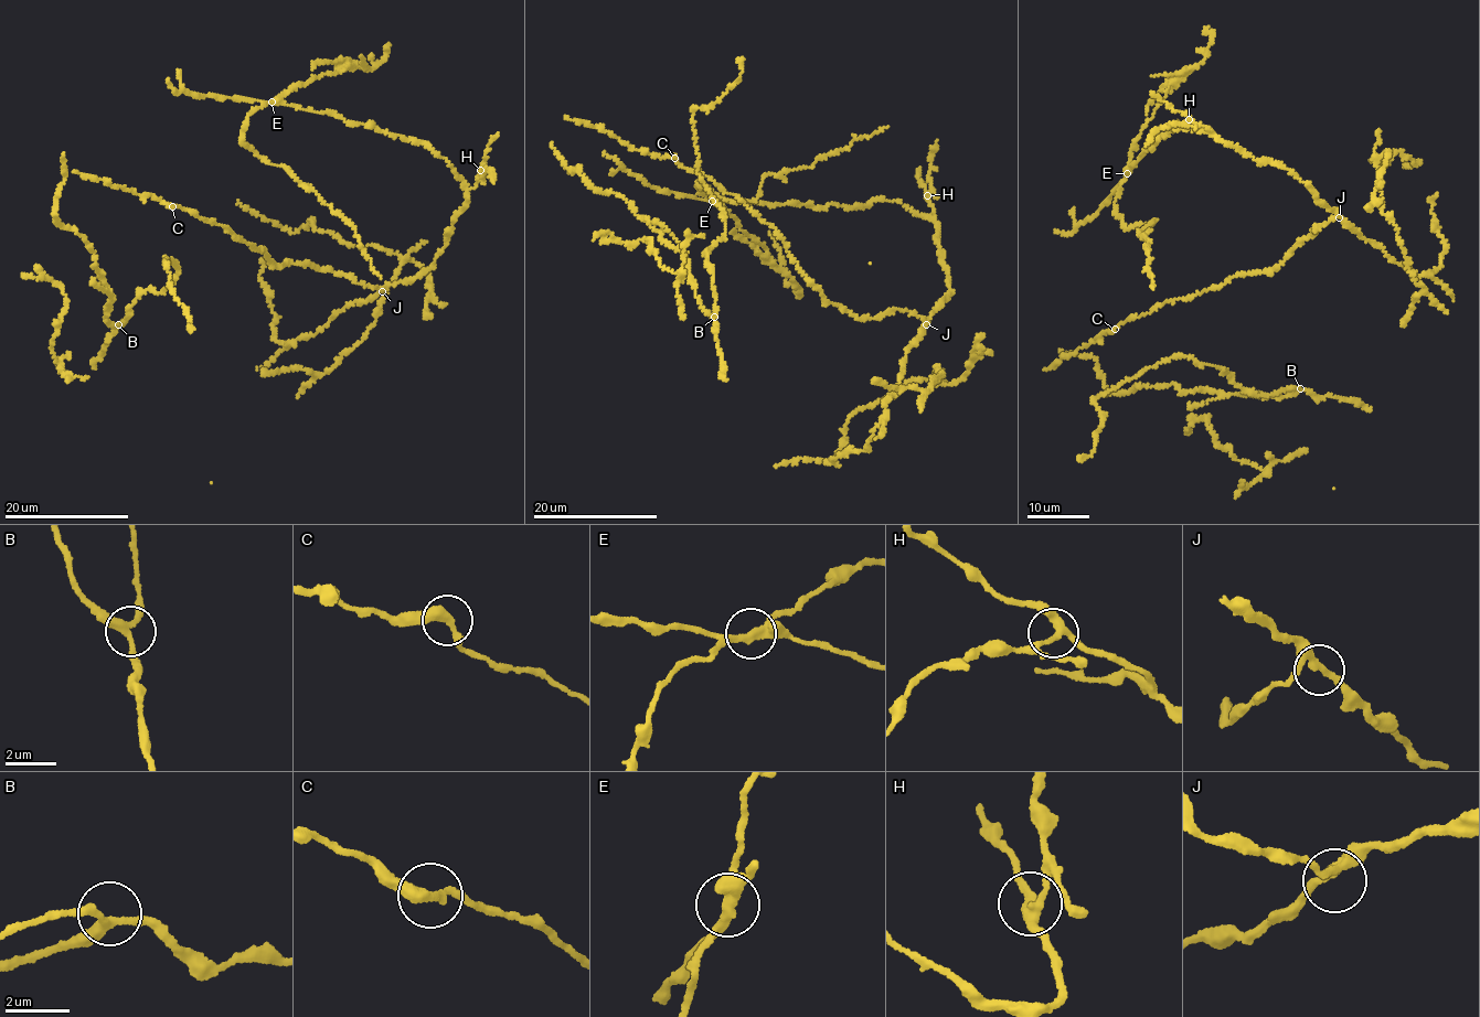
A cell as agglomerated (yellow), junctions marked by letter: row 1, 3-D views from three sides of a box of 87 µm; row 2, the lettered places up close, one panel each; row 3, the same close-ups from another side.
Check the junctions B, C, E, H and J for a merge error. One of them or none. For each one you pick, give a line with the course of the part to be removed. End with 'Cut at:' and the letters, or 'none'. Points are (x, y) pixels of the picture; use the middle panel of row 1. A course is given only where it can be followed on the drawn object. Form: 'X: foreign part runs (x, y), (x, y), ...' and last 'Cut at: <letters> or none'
E: foreign part runs (712, 201), (696, 185), (725, 199), (751, 202), (764, 175), (810, 167), (859, 137), (888, 127)
Cut at: E

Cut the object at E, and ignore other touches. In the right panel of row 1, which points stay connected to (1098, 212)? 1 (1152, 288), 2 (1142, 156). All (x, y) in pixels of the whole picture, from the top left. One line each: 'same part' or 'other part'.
1: other part
2: same part

